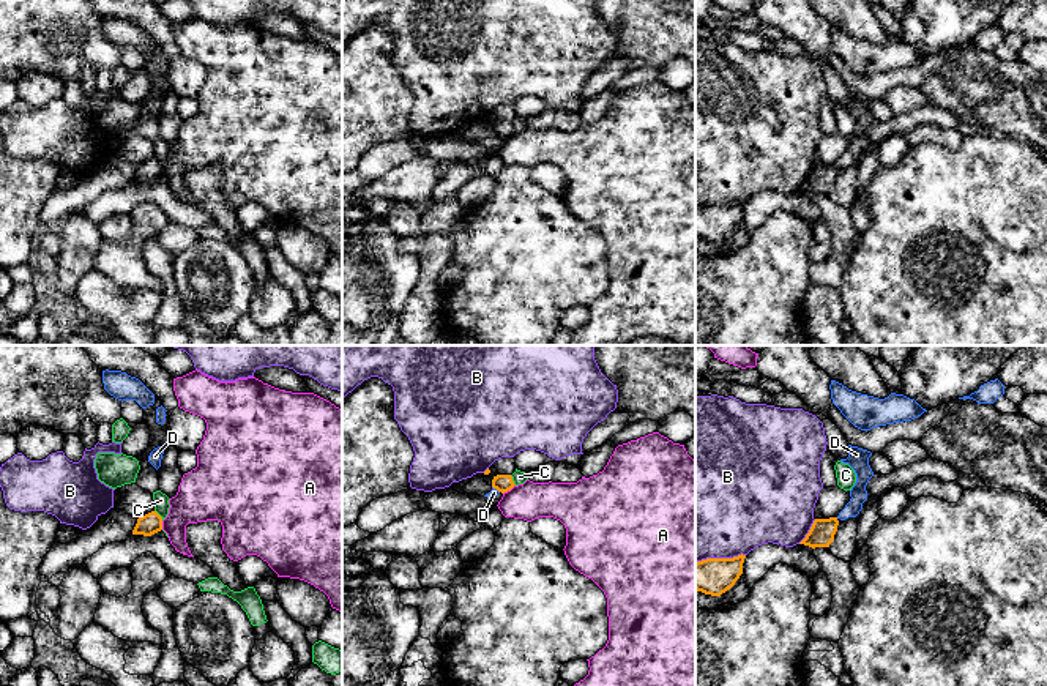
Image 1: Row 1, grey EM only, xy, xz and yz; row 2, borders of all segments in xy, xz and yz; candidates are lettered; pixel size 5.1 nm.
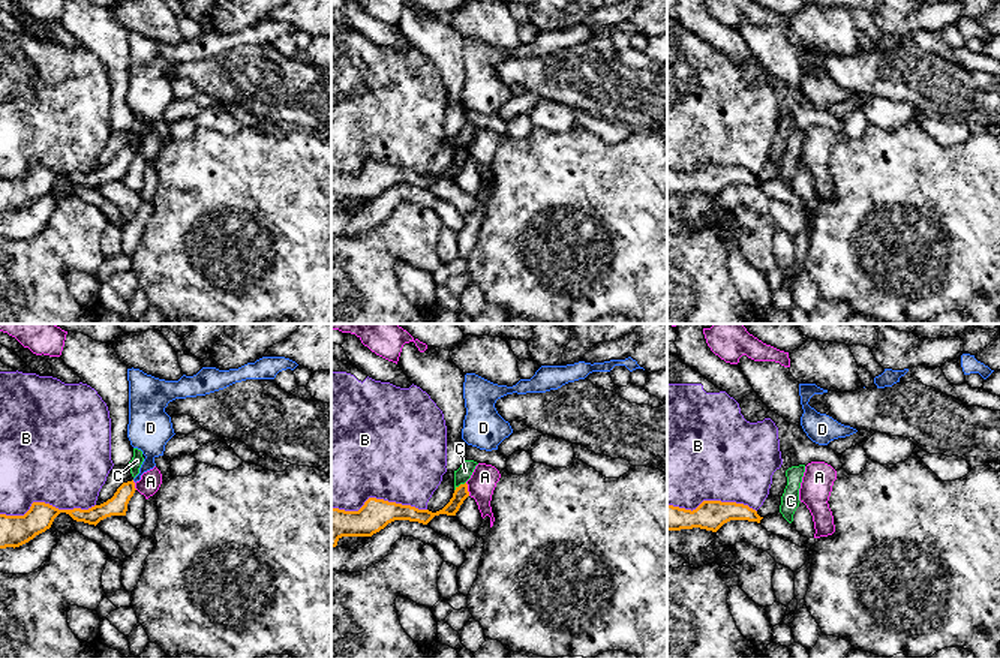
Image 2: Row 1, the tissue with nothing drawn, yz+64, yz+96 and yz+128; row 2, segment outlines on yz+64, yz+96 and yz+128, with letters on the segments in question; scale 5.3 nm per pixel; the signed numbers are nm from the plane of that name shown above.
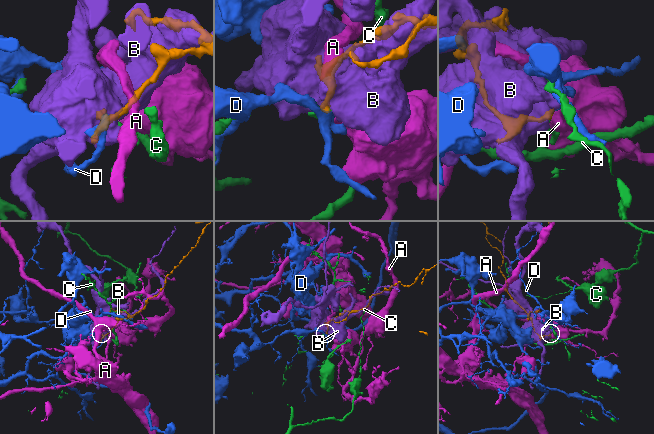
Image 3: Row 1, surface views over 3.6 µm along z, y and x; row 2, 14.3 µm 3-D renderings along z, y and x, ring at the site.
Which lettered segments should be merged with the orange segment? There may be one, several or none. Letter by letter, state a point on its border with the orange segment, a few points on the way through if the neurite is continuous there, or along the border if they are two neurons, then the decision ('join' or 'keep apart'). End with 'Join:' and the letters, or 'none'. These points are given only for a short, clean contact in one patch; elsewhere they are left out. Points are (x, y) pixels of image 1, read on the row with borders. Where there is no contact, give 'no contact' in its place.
A: meets orange in xz at (508, 489); border along xz (514, 484), (503, 494); keep apart
B: meets orange in yz at (809, 532); keep apart
C: meets orange in xz at (511, 480); border along xz (510, 475), (516, 484); keep apart
D: meets orange in xz at (495, 488); border along xz (492, 486), (499, 492); keep apart
Join: none

